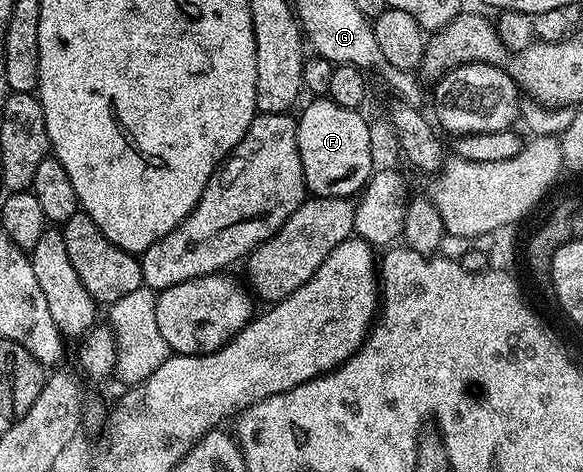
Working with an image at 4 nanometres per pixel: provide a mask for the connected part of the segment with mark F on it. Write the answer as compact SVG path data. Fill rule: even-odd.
M313 98L296 117L299 158L305 187L315 196L353 198L368 183L375 171L373 136L369 124L356 108L344 108L328 98Z

